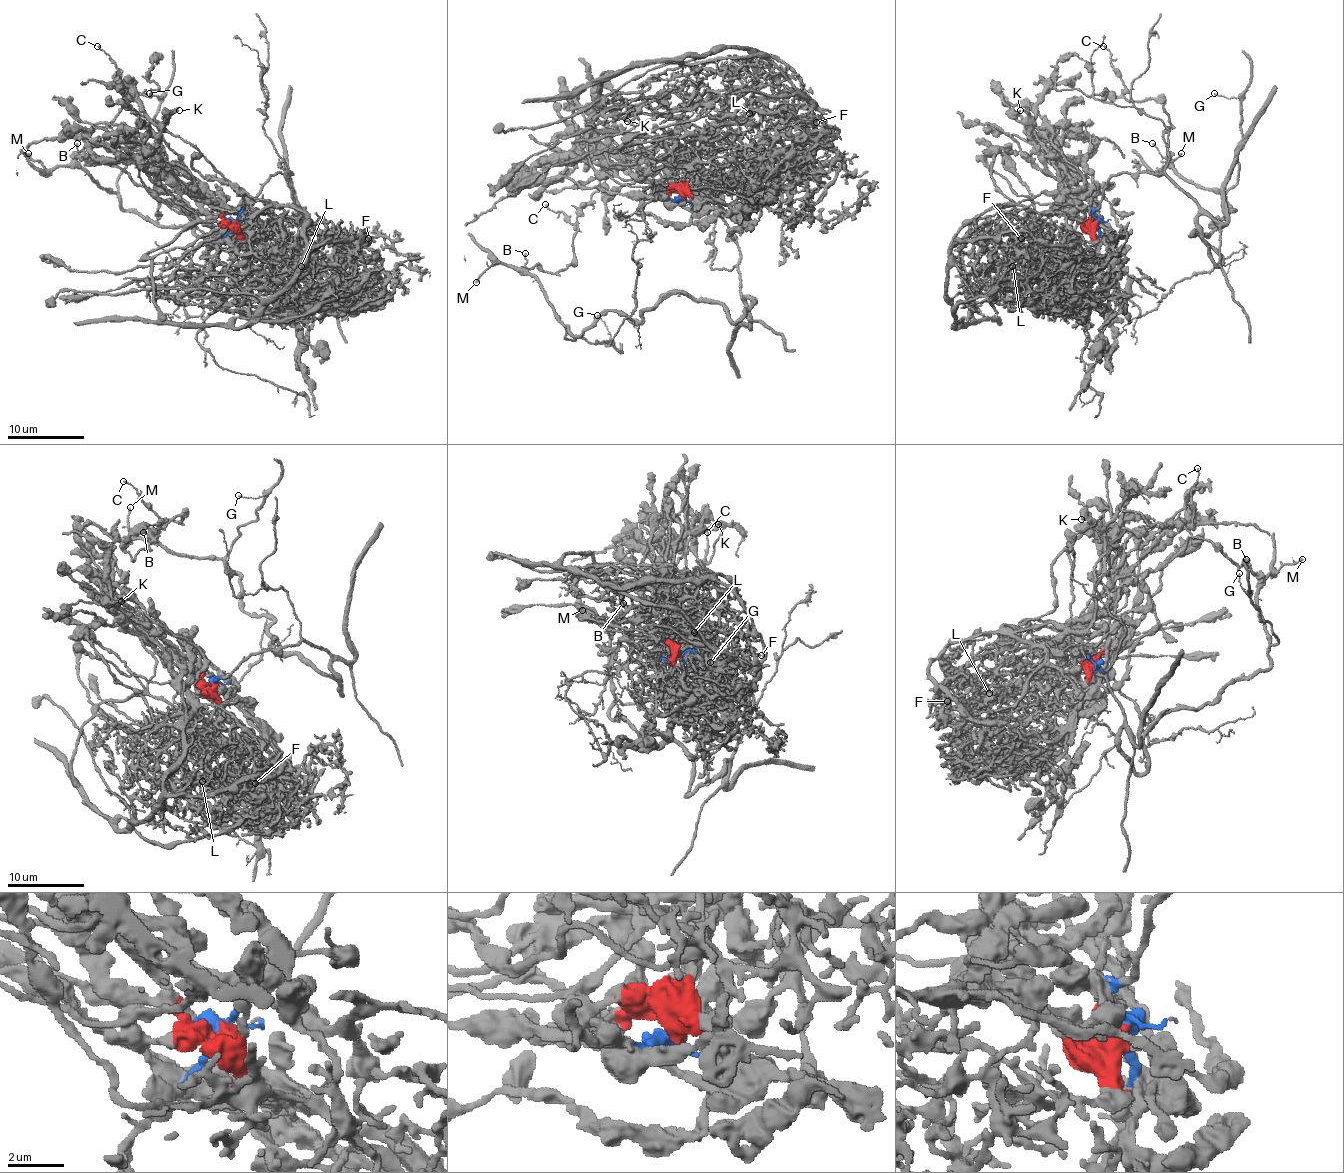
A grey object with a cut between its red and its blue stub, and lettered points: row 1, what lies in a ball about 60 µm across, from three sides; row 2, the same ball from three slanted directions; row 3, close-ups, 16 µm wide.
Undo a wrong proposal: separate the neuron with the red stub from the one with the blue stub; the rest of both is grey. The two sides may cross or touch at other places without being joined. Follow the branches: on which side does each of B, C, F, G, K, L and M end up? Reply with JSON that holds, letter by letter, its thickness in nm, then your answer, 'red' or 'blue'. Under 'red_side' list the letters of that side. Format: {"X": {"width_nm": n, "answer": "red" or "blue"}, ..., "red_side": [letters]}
{"B": {"width_nm": 160, "answer": "blue"}, "C": {"width_nm": 150, "answer": "blue"}, "F": {"width_nm": 200, "answer": "red"}, "G": {"width_nm": 140, "answer": "blue"}, "K": {"width_nm": 170, "answer": "red"}, "L": {"width_nm": 140, "answer": "red"}, "M": {"width_nm": 200, "answer": "blue"}, "red_side": ["F", "K", "L"]}

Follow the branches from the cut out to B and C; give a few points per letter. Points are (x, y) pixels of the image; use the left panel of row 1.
B: (235, 223), (271, 175), (292, 174), (305, 233), (292, 265), (271, 239), (126, 210), (78, 143)
C: (235, 223), (292, 174), (292, 265), (248, 231), (150, 223), (78, 160), (129, 97), (97, 45)

